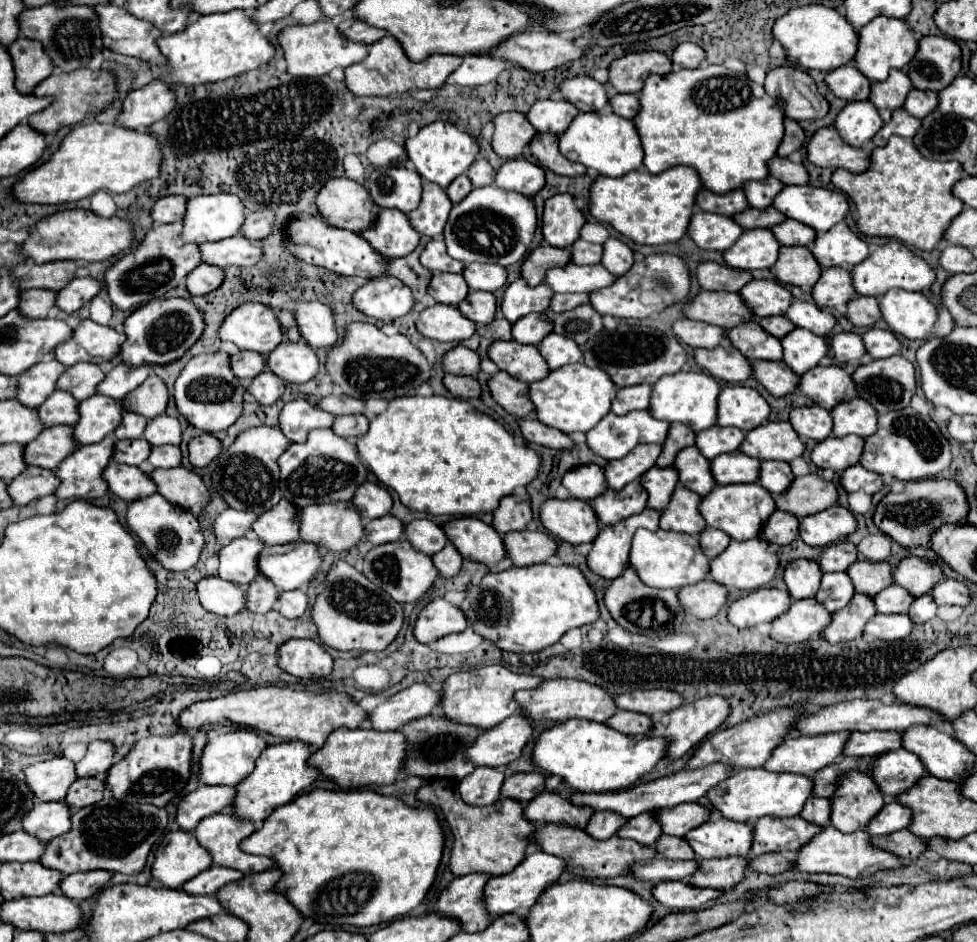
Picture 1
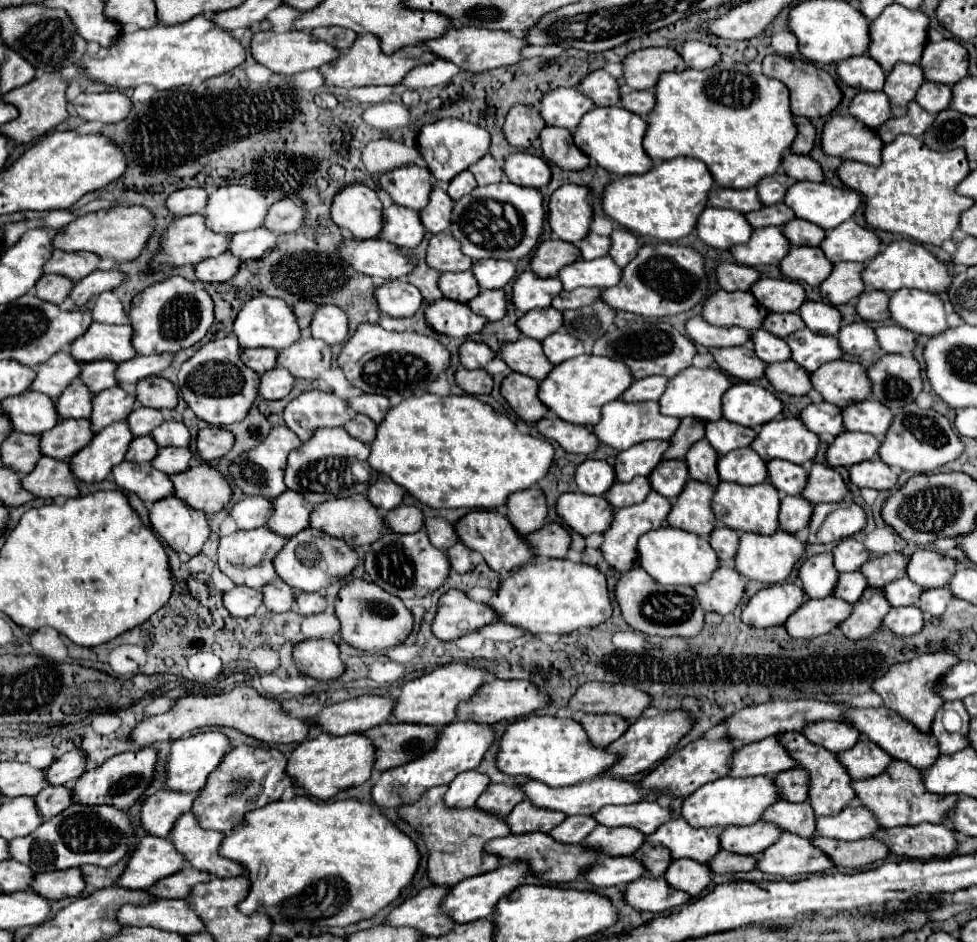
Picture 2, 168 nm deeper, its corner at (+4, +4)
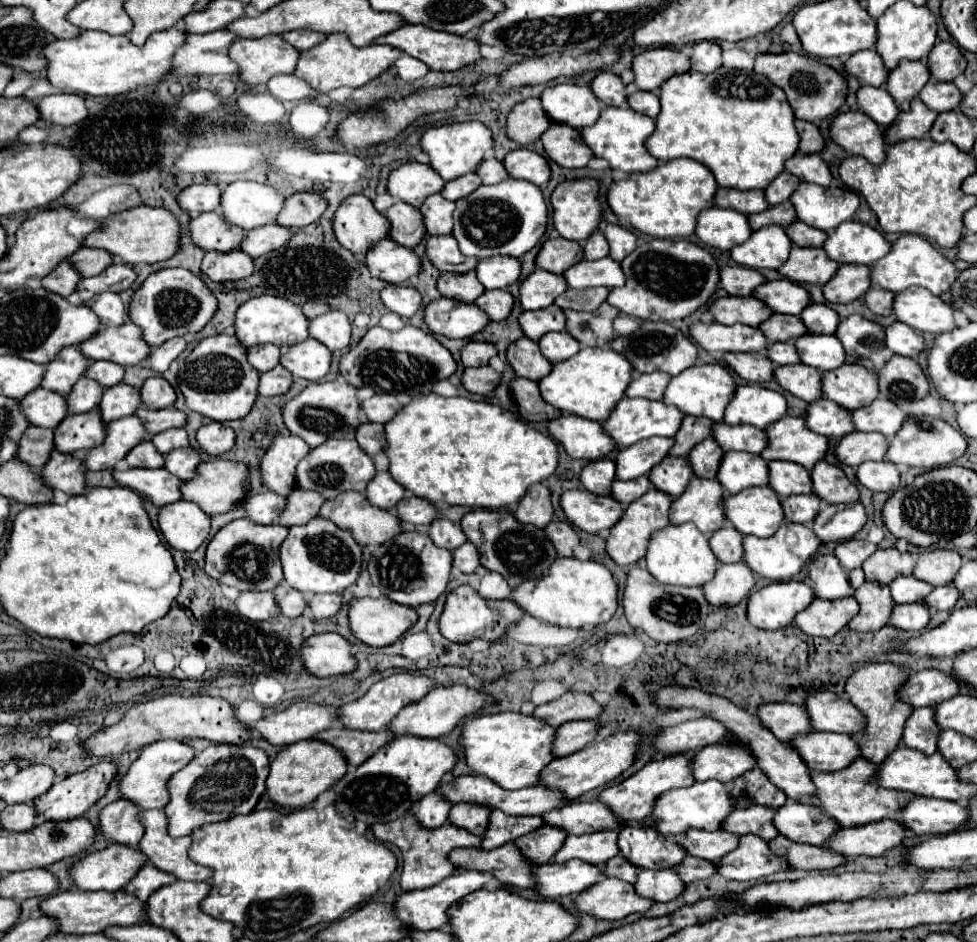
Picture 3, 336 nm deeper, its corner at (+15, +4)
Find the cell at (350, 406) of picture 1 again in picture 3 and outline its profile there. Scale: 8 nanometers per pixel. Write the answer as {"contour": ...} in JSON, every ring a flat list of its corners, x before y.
{"contour":[[375,394,361,402,361,410,363,410,365,418,369,422,379,422,379,424,389,422,393,418,393,414,397,414,399,408,401,408,401,404,391,394]]}

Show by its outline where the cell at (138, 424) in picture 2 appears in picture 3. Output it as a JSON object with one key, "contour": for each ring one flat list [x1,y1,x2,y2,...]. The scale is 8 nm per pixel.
{"contour":[[139,408,137,418,143,422,145,430,149,432,149,436,155,436,167,428,179,428,185,424,185,414,179,410,171,410,171,408,163,408,163,410,147,410,147,408]]}

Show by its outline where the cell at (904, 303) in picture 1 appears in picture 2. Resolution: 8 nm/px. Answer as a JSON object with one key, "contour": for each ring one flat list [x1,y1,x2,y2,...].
{"contour":[[902,288,890,296,890,314,898,326,914,334,936,336,948,330,946,310,940,296,924,290]]}

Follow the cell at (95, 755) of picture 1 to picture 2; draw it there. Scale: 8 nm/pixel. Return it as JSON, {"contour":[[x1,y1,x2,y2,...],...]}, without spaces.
{"contour":[[82,750,66,752,62,758,54,760,52,766,46,770,46,784,50,786,70,786,86,768,86,756]]}

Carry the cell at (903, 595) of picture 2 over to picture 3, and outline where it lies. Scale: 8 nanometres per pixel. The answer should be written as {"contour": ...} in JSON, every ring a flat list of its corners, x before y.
{"contour":[[899,576,889,584,889,588,891,588,891,596,893,596,895,604,919,602,925,598,925,594,929,594,929,590,933,590,933,586,929,586,927,582,921,582,913,576]]}

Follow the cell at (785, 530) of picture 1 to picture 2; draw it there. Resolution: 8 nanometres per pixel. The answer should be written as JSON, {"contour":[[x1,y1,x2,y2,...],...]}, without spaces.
{"contour":[[786,496,780,506,780,528,786,532,798,532,808,526,814,506,802,496]]}

